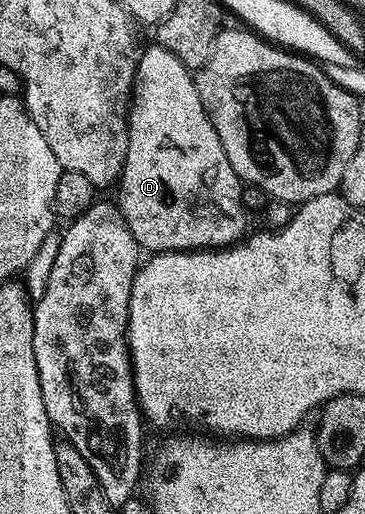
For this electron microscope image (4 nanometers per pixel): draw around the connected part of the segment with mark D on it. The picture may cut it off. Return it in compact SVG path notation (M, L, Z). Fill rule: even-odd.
M152 46L140 52L133 78L127 157L119 180L120 211L139 247L149 253L231 247L246 234L247 212L241 200L241 178L231 169L231 161L227 161L227 153L223 153L223 141L219 141L219 133L215 125L211 125L207 109L203 109L194 72L185 67L171 49Z

